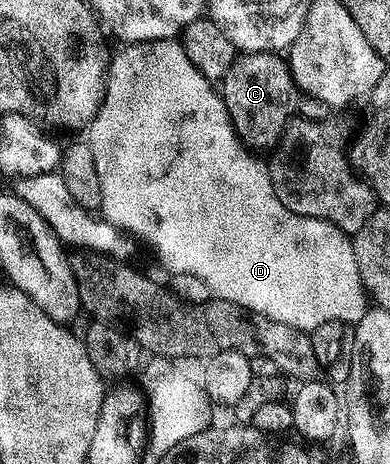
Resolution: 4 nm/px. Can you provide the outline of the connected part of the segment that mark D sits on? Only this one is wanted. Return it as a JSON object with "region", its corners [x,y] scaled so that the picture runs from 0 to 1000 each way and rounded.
{"region":[[[395,84],[390,93],[341,93],[313,103],[318,110],[292,112],[290,125],[282,129],[274,149],[274,192],[264,198],[264,228],[254,235],[249,250],[249,276],[233,278],[221,284],[218,306],[238,321],[238,347],[249,356],[249,384],[259,388],[259,442],[254,455],[262,470],[272,472],[277,481],[297,491],[318,509],[333,511],[338,506],[346,515],[359,515],[392,547],[408,556],[408,567],[418,575],[431,575],[431,586],[438,588],[495,588],[495,597],[510,597],[515,606],[526,606],[526,614],[536,614],[544,638],[554,644],[574,644],[590,653],[605,653],[618,657],[641,670],[646,679],[677,679],[690,683],[700,692],[721,692],[721,700],[741,700],[744,705],[759,705],[764,713],[800,716],[810,713],[823,700],[833,700],[844,692],[864,692],[867,696],[885,696],[892,700],[908,700],[926,692],[926,683],[936,683],[936,675],[946,666],[946,638],[941,627],[931,619],[926,606],[926,588],[915,580],[915,554],[905,545],[905,528],[900,515],[874,494],[864,494],[864,485],[854,485],[844,476],[831,472],[815,472],[813,468],[782,468],[779,463],[764,463],[751,459],[741,450],[731,450],[731,442],[721,442],[721,433],[710,425],[710,416],[700,407],[695,397],[695,373],[682,349],[674,351],[662,343],[656,328],[636,319],[633,310],[615,297],[610,284],[603,282],[603,272],[592,265],[587,244],[577,235],[577,218],[569,203],[556,194],[554,181],[544,172],[528,170],[513,153],[508,153],[495,140],[495,131],[485,131],[485,123],[474,123],[474,106],[467,91],[449,84]]]}

